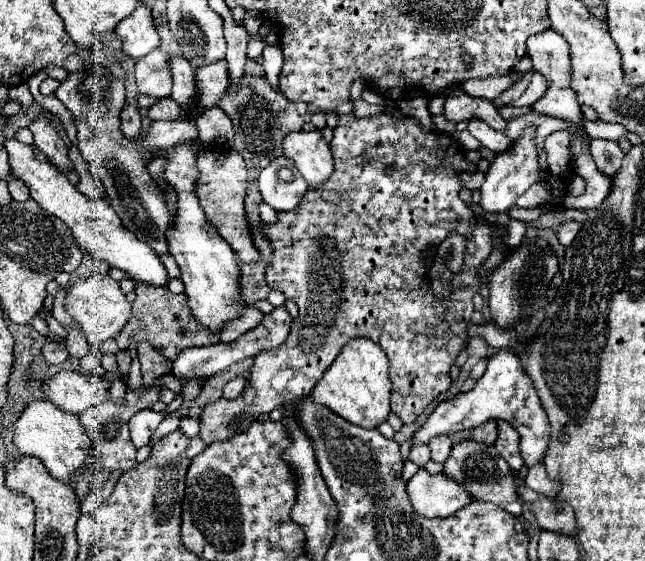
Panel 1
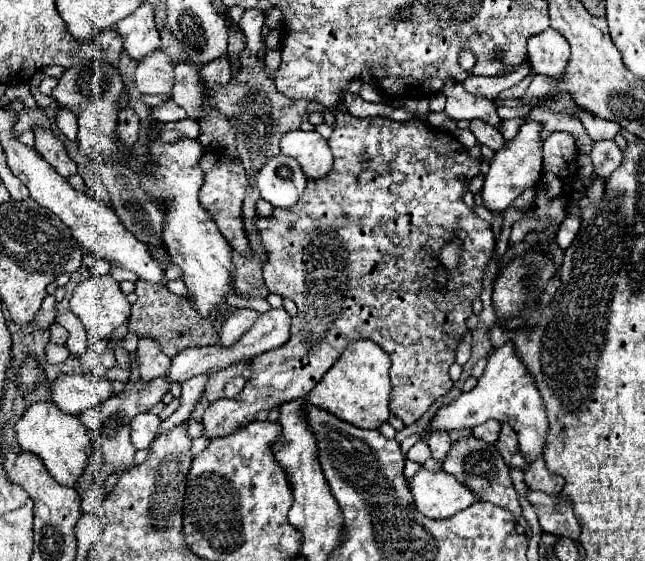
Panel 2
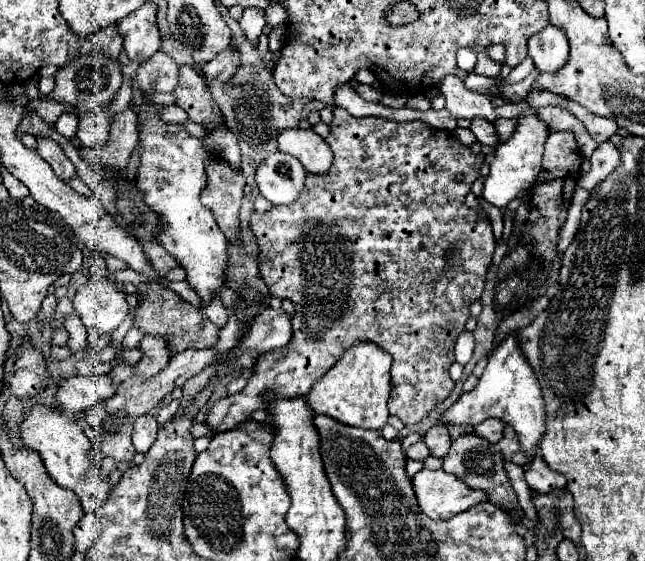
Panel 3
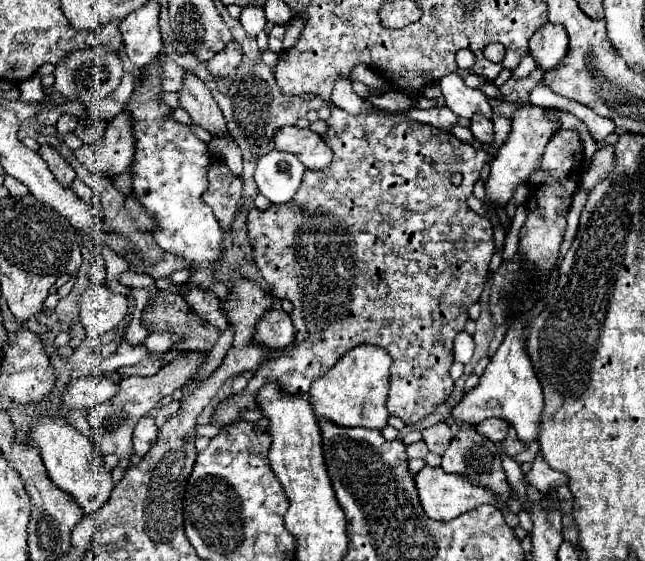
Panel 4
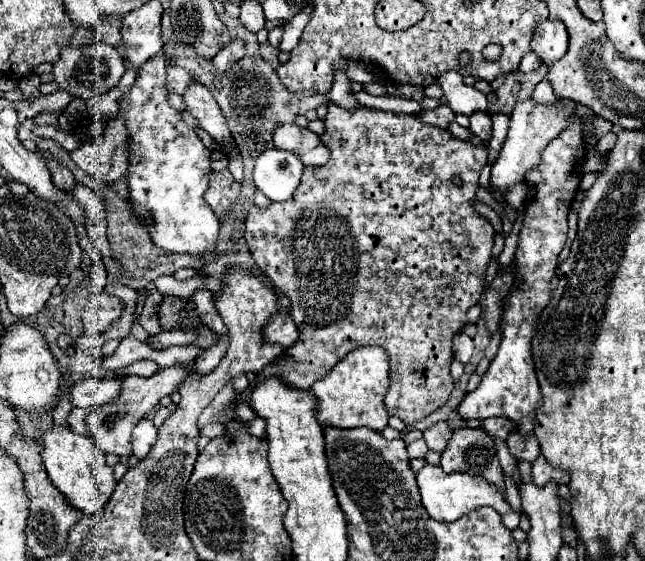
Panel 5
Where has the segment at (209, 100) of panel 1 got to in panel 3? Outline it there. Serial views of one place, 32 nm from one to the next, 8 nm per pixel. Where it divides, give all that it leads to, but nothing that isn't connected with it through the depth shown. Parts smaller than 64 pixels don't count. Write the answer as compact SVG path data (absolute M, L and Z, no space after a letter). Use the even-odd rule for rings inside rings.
M228 46L224 52L220 52L214 60L202 66L208 80L228 80L232 72L240 66L240 52L236 52L234 46Z

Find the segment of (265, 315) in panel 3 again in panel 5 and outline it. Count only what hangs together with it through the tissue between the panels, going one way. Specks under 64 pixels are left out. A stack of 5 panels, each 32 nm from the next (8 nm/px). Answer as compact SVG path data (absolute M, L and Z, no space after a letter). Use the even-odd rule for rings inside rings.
M278 312L276 316L272 316L272 320L264 326L264 338L272 340L272 342L280 342L286 346L292 346L298 342L300 332L296 328L296 324L292 322L292 318L284 312Z

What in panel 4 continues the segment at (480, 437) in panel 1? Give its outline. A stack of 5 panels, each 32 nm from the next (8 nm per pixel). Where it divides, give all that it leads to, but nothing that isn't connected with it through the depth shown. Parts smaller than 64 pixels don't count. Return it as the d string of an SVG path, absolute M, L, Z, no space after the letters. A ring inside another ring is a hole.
M488 418L484 420L480 426L476 426L478 432L482 432L484 436L492 438L494 442L502 442L506 438L506 420L498 420L498 418Z

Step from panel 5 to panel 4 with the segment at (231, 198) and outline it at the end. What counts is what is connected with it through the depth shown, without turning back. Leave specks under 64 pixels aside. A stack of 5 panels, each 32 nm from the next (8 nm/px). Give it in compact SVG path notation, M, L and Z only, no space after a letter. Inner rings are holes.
M210 166L208 180L210 186L202 200L214 210L214 216L224 228L234 222L238 212L238 202L242 198L242 178L236 178L226 166Z

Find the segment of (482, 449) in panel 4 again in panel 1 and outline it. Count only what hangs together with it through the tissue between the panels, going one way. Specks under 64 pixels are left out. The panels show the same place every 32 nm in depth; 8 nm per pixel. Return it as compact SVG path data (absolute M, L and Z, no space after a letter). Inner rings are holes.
M462 440L460 444L456 444L452 448L450 458L444 462L444 472L446 472L446 476L452 476L458 484L464 484L464 488L468 488L468 492L472 494L474 500L492 502L492 504L516 514L516 518L522 516L522 506L518 502L512 470L508 468L506 460L496 452L494 446L488 446L488 444L482 444L476 440Z

